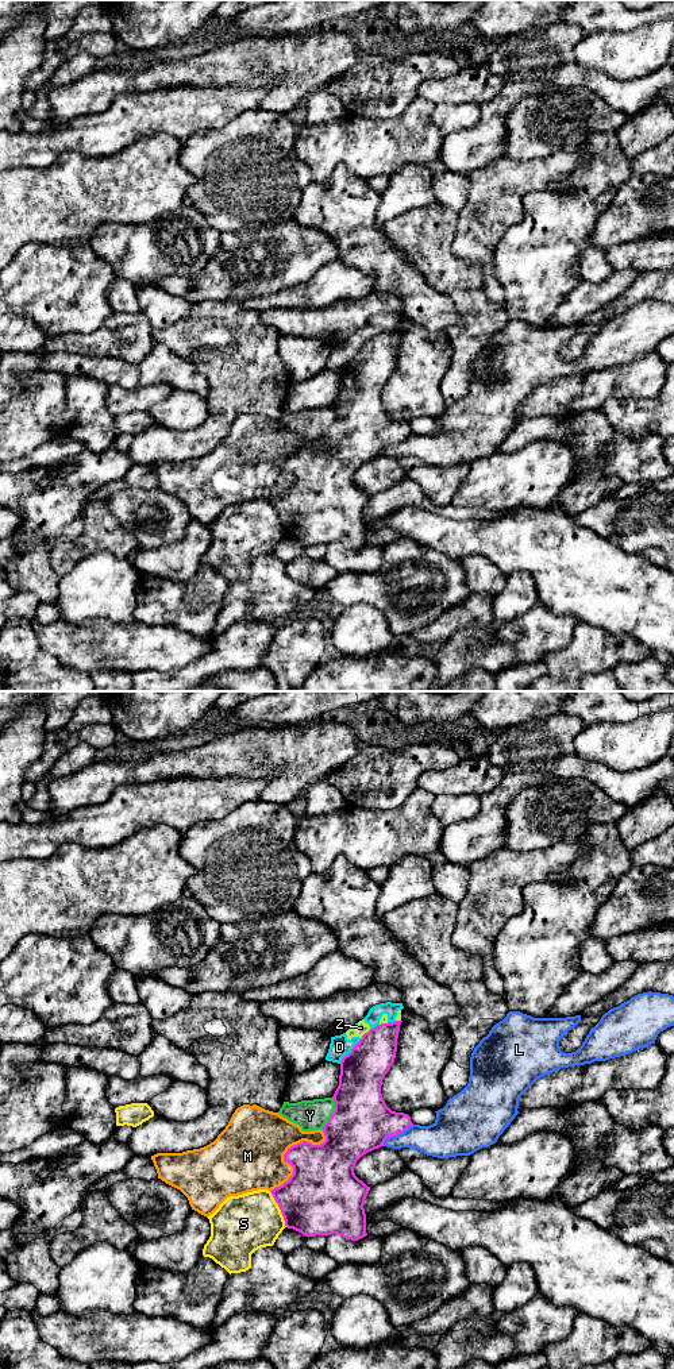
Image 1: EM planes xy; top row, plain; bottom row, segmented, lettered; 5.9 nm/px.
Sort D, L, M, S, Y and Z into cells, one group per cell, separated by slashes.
D Z / L / M / S / Y

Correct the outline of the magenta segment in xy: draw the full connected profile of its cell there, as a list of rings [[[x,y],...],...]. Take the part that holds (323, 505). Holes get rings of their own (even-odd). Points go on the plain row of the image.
[[[401,331],[370,338],[342,367],[339,394],[332,405],[335,420],[323,436],[326,450],[320,454],[303,450],[284,463],[284,470],[293,475],[293,483],[270,501],[288,537],[305,545],[335,543],[351,549],[367,544],[363,513],[370,495],[355,485],[355,473],[363,463],[384,455],[386,447],[413,433],[408,423],[392,420],[381,402],[382,389],[396,367]]]

